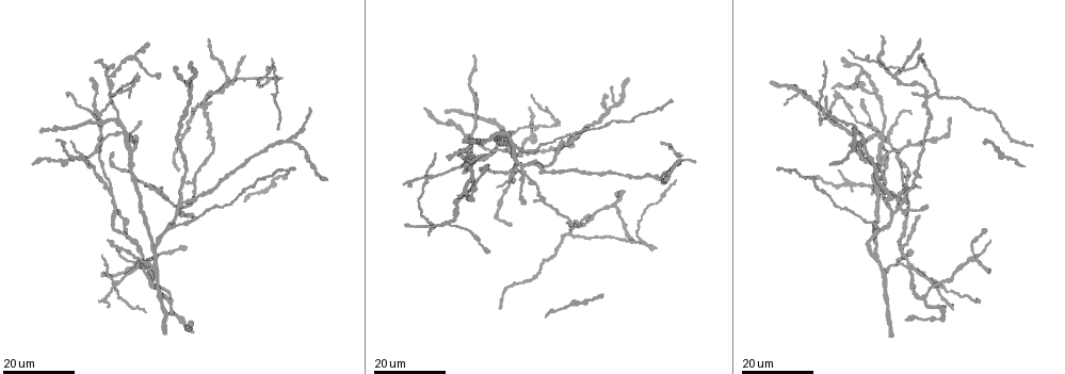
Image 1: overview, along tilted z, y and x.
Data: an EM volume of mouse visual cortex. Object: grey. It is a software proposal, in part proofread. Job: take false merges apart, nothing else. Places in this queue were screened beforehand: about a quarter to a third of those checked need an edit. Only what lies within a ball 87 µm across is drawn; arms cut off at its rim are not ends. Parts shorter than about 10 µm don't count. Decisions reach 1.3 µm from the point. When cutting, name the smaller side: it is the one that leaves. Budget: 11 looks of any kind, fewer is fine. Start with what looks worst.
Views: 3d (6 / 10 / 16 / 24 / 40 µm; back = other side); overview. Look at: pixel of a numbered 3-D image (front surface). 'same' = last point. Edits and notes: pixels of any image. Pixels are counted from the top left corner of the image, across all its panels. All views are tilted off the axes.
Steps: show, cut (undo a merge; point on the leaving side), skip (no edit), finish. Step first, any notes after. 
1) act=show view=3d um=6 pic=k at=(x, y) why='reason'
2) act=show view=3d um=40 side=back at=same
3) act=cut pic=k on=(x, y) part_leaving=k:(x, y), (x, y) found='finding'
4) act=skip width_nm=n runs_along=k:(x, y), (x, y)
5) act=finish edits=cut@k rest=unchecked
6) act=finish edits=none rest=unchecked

act=show view=3d um=16 pic=1 at=(204, 109)

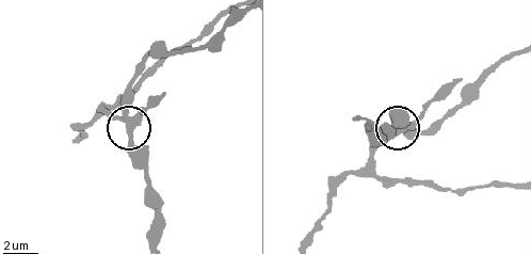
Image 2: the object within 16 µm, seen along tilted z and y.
act=show view=3d um=10 pic=2 at=(126, 116)

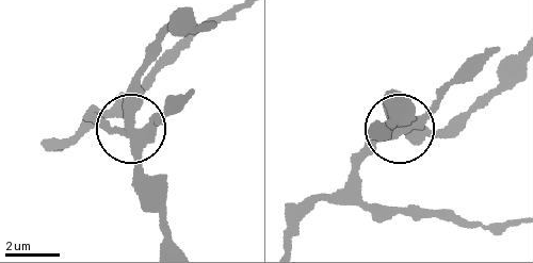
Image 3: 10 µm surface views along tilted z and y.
act=cut pic=3 on=(107, 130) arms=4 found='two neurons meet here'

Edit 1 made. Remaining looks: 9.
act=show view=3d um=16 pic=1 at=(901, 193) why='four or more arms meet'

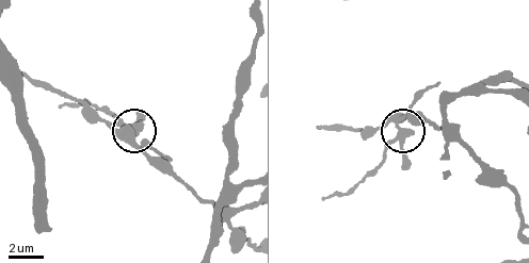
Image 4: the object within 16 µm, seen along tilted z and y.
act=show view=3d um=10 pic=4 at=(401, 129)

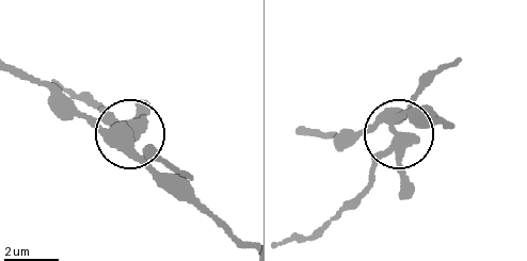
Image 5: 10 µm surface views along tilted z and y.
act=skip width_nm=460 runs_along=5:(441, 124), (403, 119), (370, 172) found='continuous, no second neuron'

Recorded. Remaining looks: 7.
act=show view=3d um=16 pic=1 at=(974, 258) why='arms run side by side'

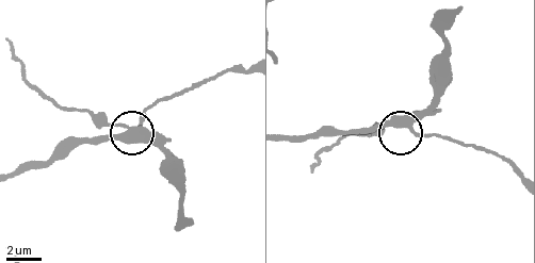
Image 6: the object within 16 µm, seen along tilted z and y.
act=show view=3d um=6 pic=6 at=(406, 125) why='zoom in'

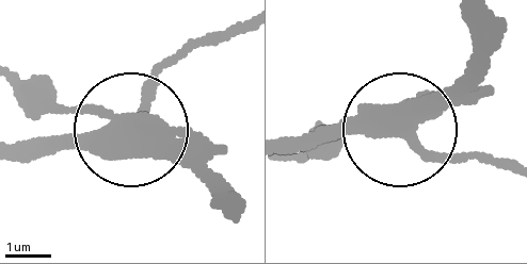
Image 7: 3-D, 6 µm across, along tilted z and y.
act=skip width_nm=390 runs_along=7:(467, 59), (386, 127), (291, 146) found='all the same neuron'

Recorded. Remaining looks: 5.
act=show view=3d um=24 pic=1 at=(98, 118) why='arms part here'

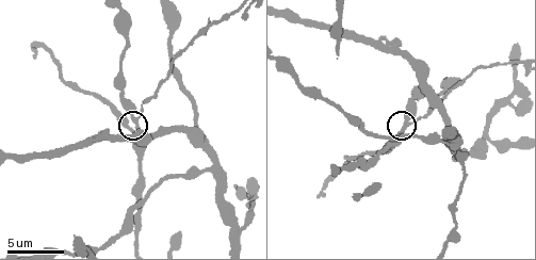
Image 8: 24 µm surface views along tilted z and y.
act=show view=3d um=10 pic=8 at=(134, 119) why='closer look'

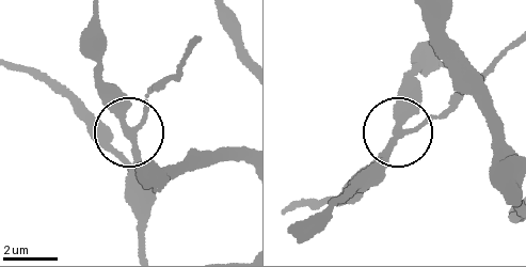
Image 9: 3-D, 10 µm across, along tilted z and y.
act=cut pic=9 on=(442, 116) width_nm=210 part_leaving=9:(404, 132), (453, 101), (510, 46) found='a second neuron is stuck on'

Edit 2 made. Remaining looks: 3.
act=show view=3d um=16 pic=1 at=(910, 266) why='looks like a crossing'

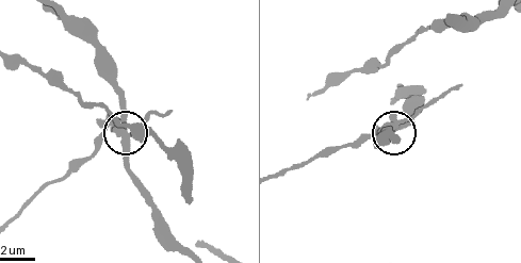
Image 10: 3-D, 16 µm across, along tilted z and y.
act=show view=3d um=10 at=same

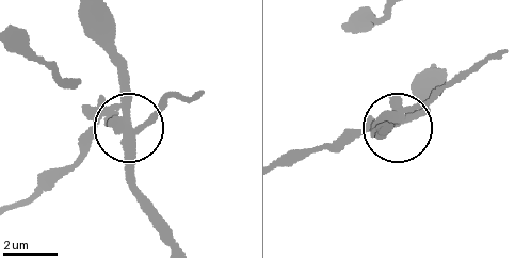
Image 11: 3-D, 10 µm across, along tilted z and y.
act=cut pic=11 on=(90, 130) width_nm=340 part_leaving=11:(117, 108), (101, 116), (75, 162), (16, 202) found='a second neuron is stuck on'

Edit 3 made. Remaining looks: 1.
act=finish edits=cut@3,cut@9,cut@11 rest=unchecked

